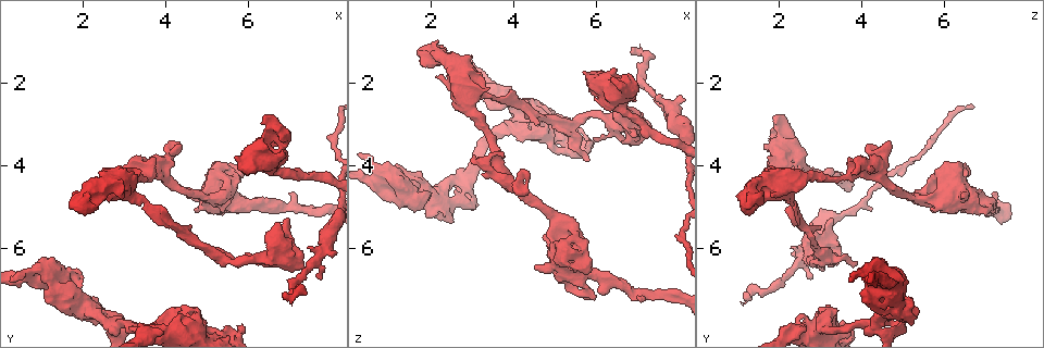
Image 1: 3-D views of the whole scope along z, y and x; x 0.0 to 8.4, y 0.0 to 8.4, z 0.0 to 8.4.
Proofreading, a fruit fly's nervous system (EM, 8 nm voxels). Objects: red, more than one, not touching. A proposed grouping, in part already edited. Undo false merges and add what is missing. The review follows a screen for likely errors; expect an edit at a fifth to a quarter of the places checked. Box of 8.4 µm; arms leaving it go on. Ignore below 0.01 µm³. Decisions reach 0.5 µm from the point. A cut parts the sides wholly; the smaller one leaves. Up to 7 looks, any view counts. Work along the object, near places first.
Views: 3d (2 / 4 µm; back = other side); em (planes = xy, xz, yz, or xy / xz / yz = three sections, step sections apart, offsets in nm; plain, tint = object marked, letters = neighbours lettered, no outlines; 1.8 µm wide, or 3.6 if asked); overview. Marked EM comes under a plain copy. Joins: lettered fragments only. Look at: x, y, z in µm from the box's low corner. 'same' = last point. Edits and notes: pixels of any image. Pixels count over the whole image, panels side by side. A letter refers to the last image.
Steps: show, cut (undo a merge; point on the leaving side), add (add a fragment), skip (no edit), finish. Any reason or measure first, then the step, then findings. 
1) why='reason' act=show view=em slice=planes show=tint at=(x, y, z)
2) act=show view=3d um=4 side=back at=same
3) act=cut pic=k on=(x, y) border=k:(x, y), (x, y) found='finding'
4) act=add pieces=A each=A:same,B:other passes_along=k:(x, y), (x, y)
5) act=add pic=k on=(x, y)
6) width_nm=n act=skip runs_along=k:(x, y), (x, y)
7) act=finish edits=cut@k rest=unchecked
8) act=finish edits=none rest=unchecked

why='tapers out' act=show view=3d um=4 at=(5.85, 6.35, 3.90)

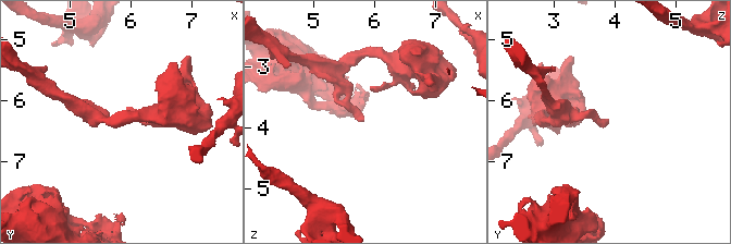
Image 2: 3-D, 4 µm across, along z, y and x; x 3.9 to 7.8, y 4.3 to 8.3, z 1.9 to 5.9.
why='need the tissue' act=show view=em slice=planes show=letters at=(5.85, 6.30, 3.85)

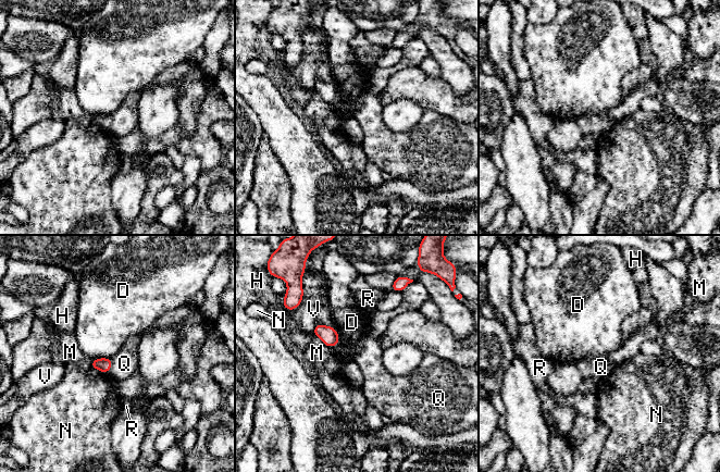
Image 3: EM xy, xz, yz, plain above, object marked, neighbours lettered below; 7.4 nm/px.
width_nm=110 act=skip each=D:other,H:other,M:other,N:other,Q:other,R:other,V:other border=3:(111, 358), (111, 368), (108, 372) found='none of them fits'

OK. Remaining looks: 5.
why='an open end' act=show view=em slice=planes show=tint at=(5.70, 3.75, 1.80)

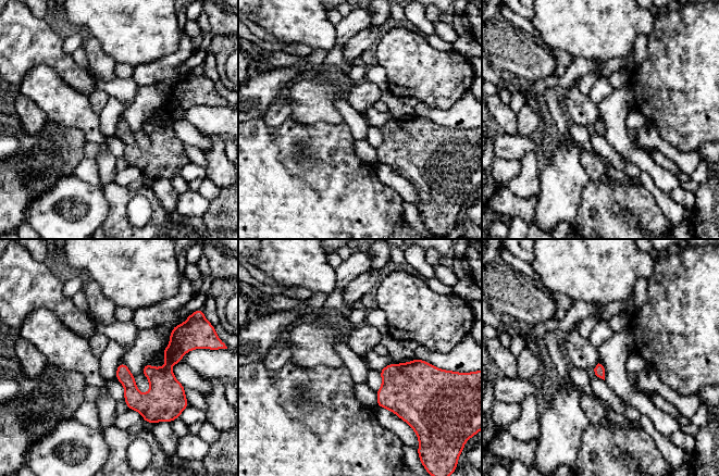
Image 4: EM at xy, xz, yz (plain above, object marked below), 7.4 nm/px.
act=show view=em slice=planes show=letters at=same

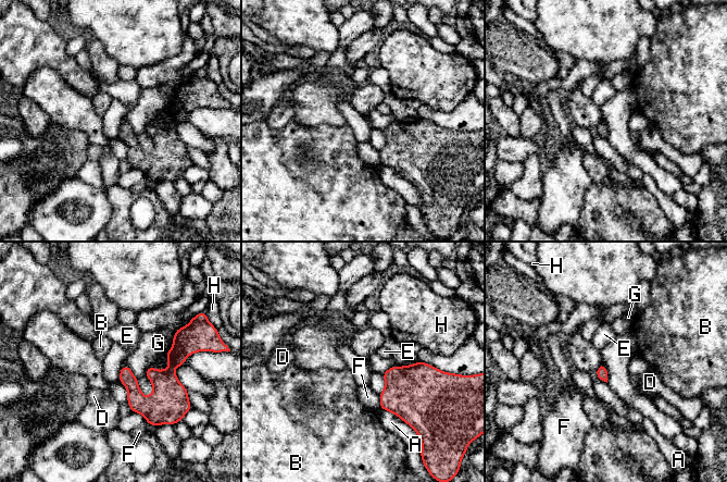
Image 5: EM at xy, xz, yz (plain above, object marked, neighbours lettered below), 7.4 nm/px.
act=skip each=A:other,B:other,D:other,E:other,F:other,G:other,H:other runs_along=5:(177, 334), (166, 392), (150, 420) found='no lettered fragment goes on from it'

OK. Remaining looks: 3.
why='side arm on a straight run' act=show view=em slice=planes show=letters at=(3.10, 4.55, 2.10)

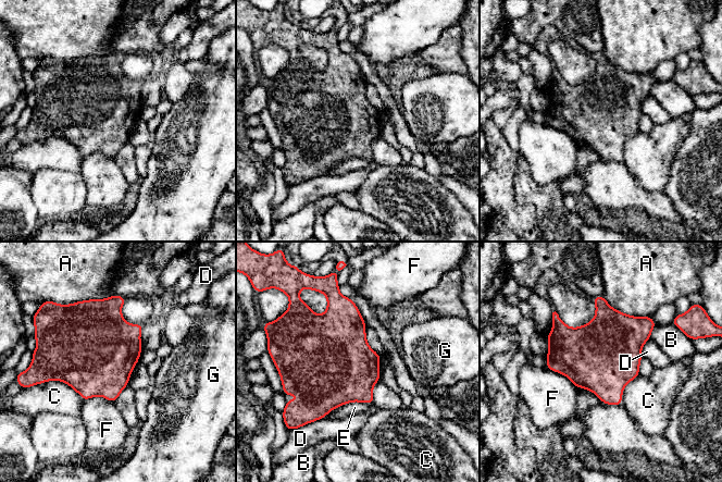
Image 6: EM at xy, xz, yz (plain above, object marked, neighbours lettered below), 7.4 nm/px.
act=skip each=A:other,B:other,C:other,D:other,E:other,F:other,G:other border=6:(368, 403), (349, 402), (325, 416) found='one cell here'

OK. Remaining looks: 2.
act=finish edits=none rest=unchecked

